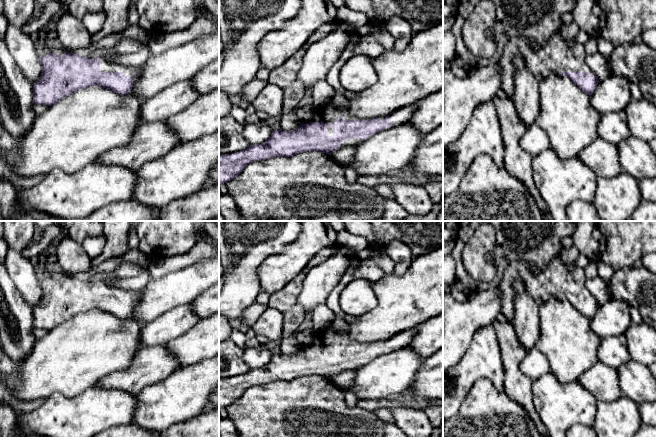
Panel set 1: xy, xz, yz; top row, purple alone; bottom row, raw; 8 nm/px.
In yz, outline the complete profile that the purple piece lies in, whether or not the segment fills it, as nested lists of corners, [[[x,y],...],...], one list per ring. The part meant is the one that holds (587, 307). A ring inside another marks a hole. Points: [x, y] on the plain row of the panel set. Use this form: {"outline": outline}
{"outline": [[[559,255],[540,273],[534,273],[531,263],[514,261],[506,267],[498,285],[501,313],[508,322],[512,323],[514,317],[513,284],[516,280],[525,285],[534,300],[540,298],[544,302],[554,298],[567,301],[590,320],[598,309],[598,301],[585,286],[585,271],[574,263],[565,265]]]}

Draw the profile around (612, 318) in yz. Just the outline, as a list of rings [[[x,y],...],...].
[[[612,298],[599,304],[596,313],[590,320],[590,327],[601,339],[624,335],[631,324],[628,304]]]

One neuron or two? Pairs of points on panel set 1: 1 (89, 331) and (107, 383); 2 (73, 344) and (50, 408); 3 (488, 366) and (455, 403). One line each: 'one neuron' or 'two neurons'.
1: two neurons
2: two neurons
3: one neuron

